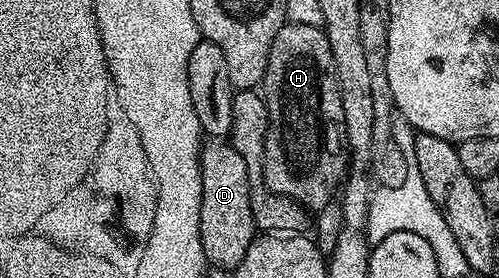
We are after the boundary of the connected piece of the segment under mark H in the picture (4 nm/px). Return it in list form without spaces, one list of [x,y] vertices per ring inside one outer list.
[[[286,23],[274,35],[262,96],[268,108],[268,137],[264,141],[266,187],[294,199],[309,211],[319,211],[334,201],[346,177],[342,99],[330,43],[321,26]]]

